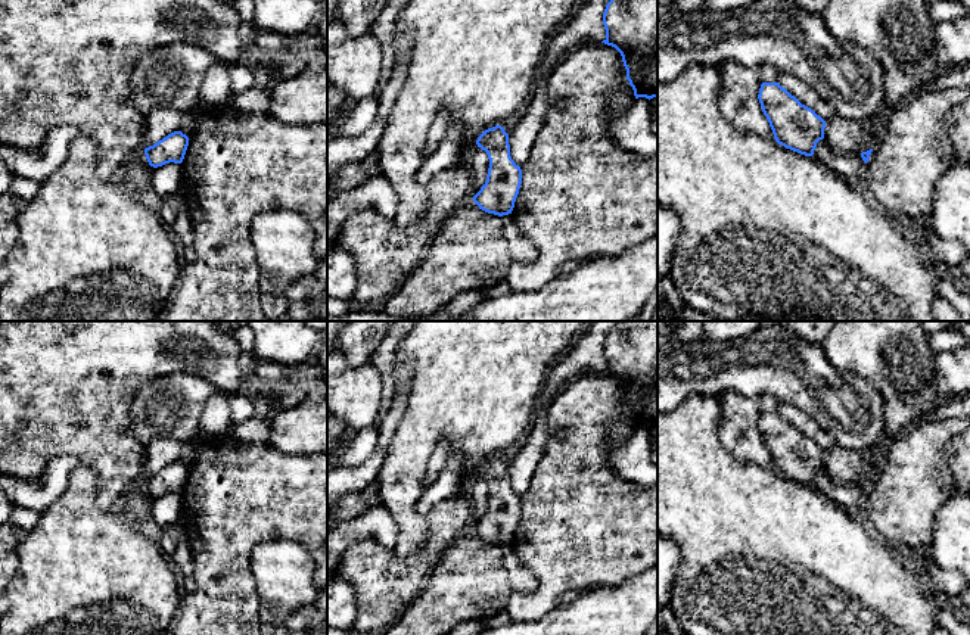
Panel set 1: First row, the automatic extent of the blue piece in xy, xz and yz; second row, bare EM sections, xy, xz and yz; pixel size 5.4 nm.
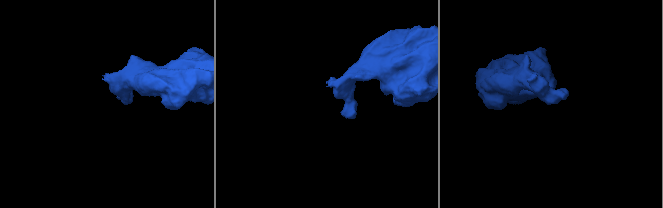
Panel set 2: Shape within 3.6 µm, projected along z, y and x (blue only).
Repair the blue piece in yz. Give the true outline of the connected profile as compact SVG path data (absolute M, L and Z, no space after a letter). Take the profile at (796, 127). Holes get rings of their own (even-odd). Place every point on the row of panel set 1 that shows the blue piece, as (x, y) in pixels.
M762 83L758 99L775 141L786 149L812 156L817 143L824 138L826 121L778 83Z

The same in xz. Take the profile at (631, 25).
M610 0L603 13L603 25L606 38L601 43L621 53L635 99L657 97L657 0Z

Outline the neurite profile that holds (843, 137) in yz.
M833 115L826 121L824 140L837 155L856 155L871 149L867 121L849 121Z

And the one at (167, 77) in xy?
M172 43L140 56L130 74L137 109L146 116L153 108L193 110L205 72L217 62L208 50L189 43Z

